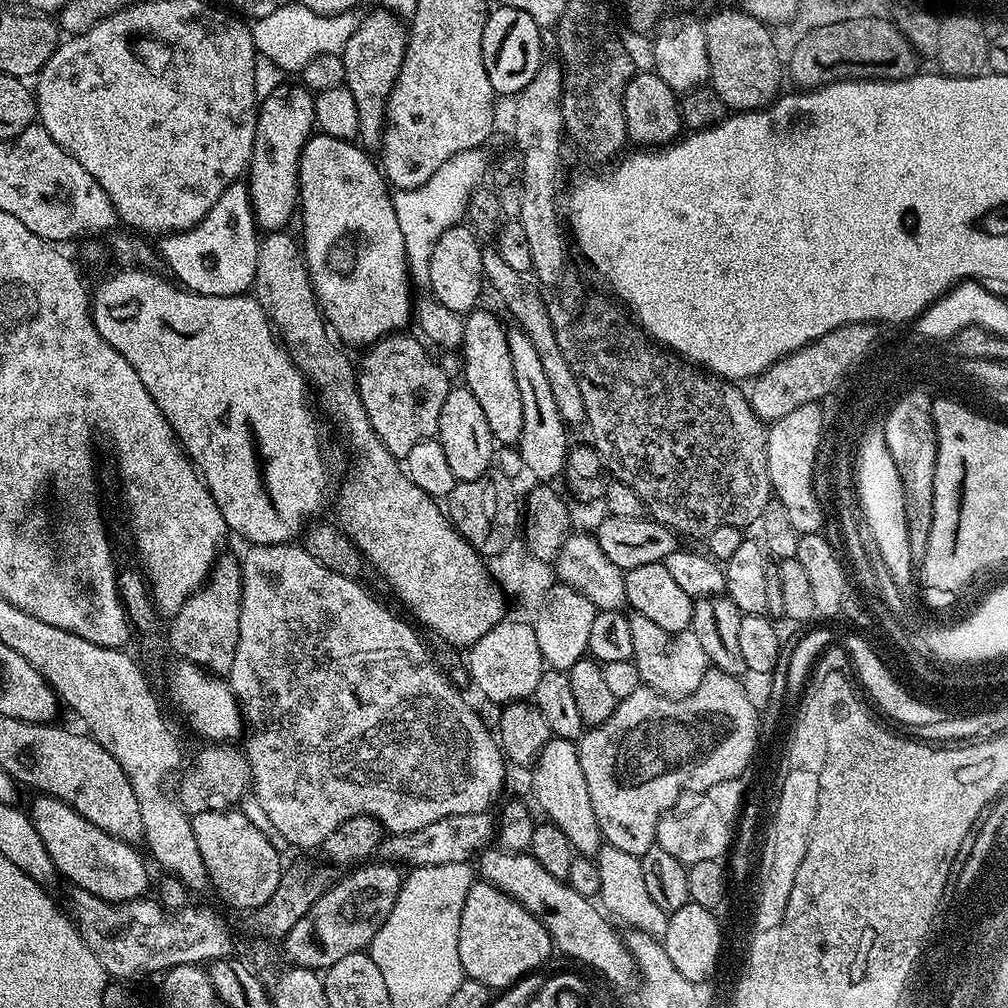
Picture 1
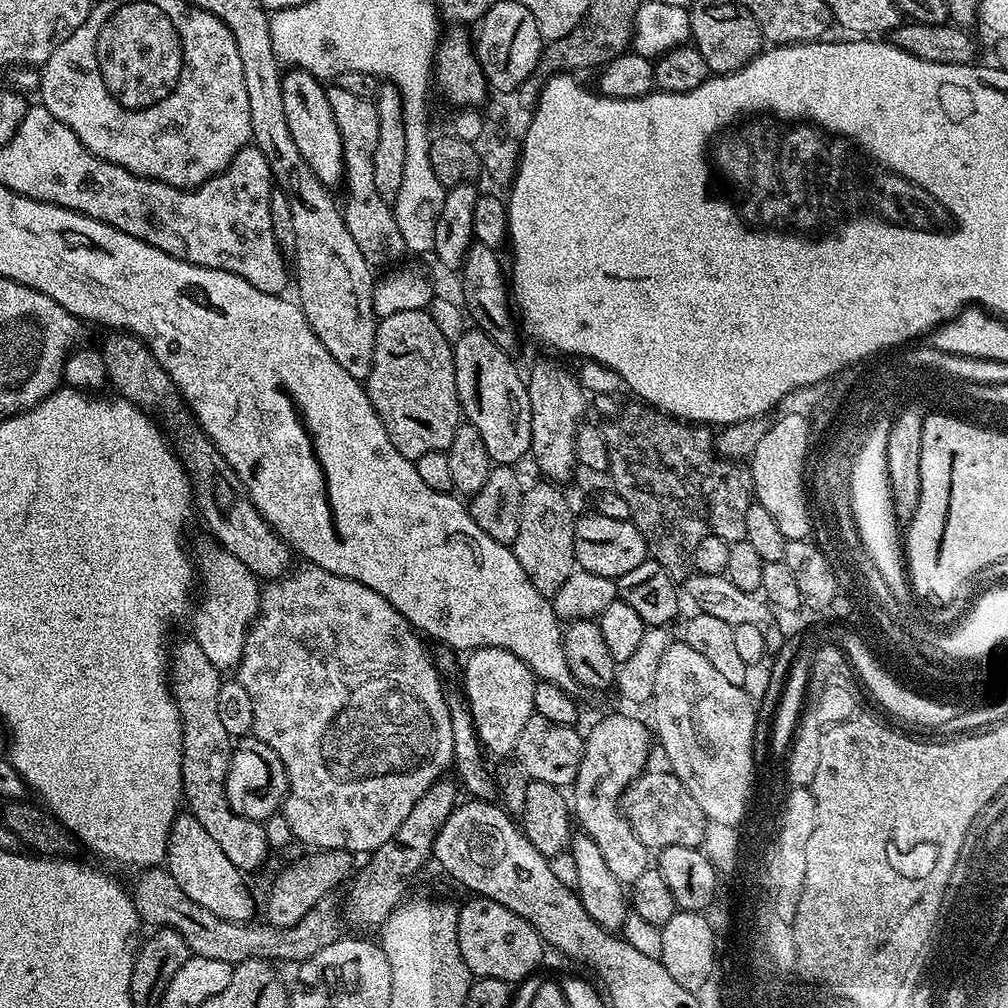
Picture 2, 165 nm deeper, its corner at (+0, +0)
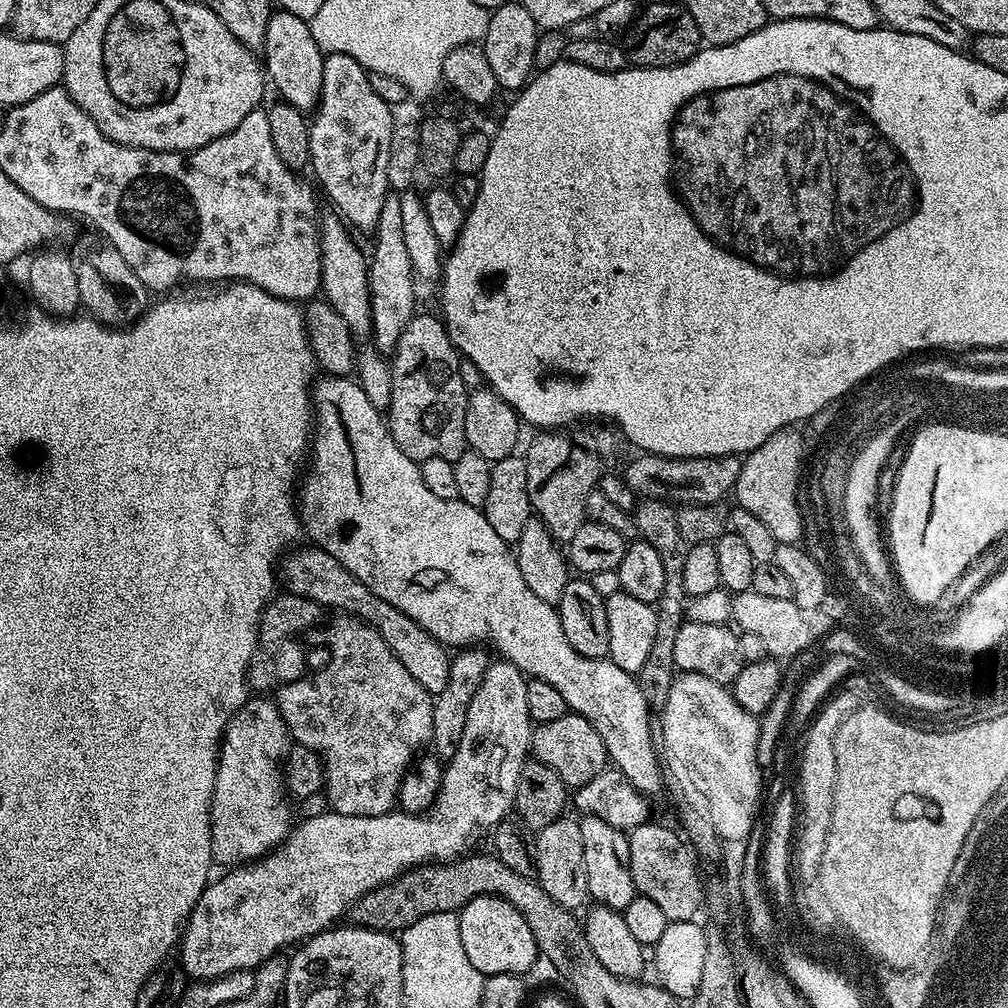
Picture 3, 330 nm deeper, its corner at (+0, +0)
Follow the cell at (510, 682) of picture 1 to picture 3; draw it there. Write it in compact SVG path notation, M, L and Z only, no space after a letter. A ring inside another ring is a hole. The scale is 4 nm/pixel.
M500 658L497 661L497 664L496 661L489 663L478 690L474 690L474 698L470 698L470 710L466 713L466 730L462 730L462 742L458 746L454 758L447 761L440 777L440 790L436 794L436 802L426 812L426 816L429 816L428 832L420 832L419 826L412 821L415 820L413 813L406 811L399 812L393 810L386 814L378 814L377 816L351 816L350 814L338 814L329 810L317 816L304 818L301 824L299 821L293 827L292 831L288 834L288 839L276 851L268 853L267 856L261 856L259 860L241 864L225 871L228 873L221 880L213 879L208 887L204 889L204 893L198 898L194 910L188 915L188 919L182 929L182 939L178 944L178 953L180 952L178 964L183 969L186 977L196 982L203 982L206 980L216 980L219 976L229 976L231 972L237 972L238 970L255 970L259 968L270 957L277 955L281 951L280 947L283 944L296 946L305 940L312 939L320 932L327 932L329 928L339 921L336 919L343 912L345 915L351 909L352 904L358 902L358 898L370 894L370 890L374 890L378 886L390 883L396 877L401 876L403 872L407 872L408 869L419 868L421 864L451 862L460 859L461 856L469 855L475 849L472 847L479 842L480 835L484 831L487 833L489 830L495 829L496 825L513 811L516 802L516 791L518 790L518 774L522 774L524 761L529 759L530 756L534 725L530 718L530 709L526 706L526 686L528 685L528 680L524 673L513 666L509 660Z

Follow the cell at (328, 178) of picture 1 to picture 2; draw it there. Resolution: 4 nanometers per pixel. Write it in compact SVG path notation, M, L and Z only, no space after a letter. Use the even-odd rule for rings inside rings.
M292 68L283 73L282 107L286 109L286 122L294 137L302 158L314 174L326 185L336 186L344 179L344 155L342 134L338 134L338 122L334 122L334 110L330 110L328 88L314 74L301 68Z

